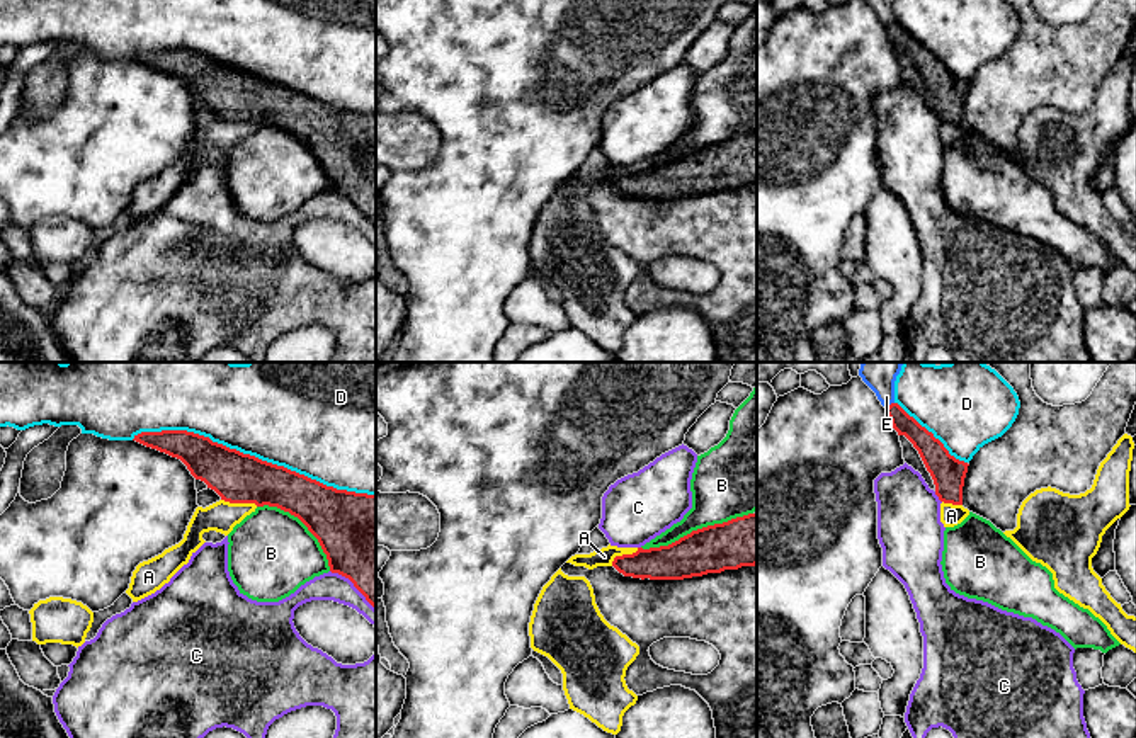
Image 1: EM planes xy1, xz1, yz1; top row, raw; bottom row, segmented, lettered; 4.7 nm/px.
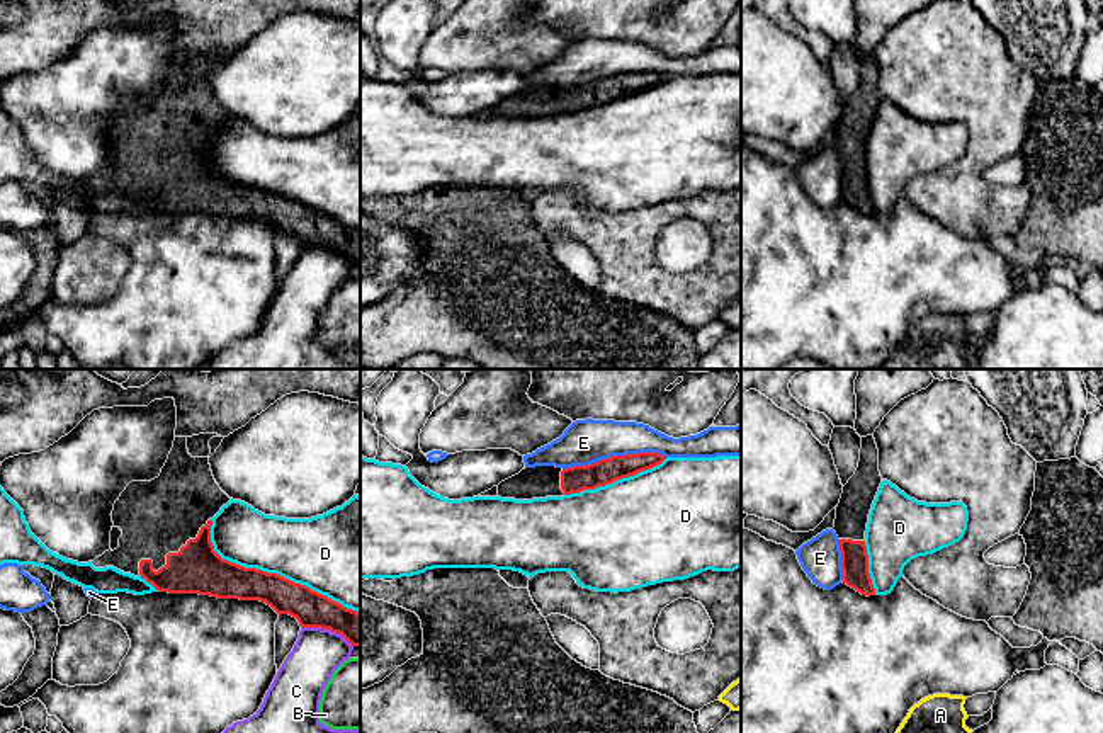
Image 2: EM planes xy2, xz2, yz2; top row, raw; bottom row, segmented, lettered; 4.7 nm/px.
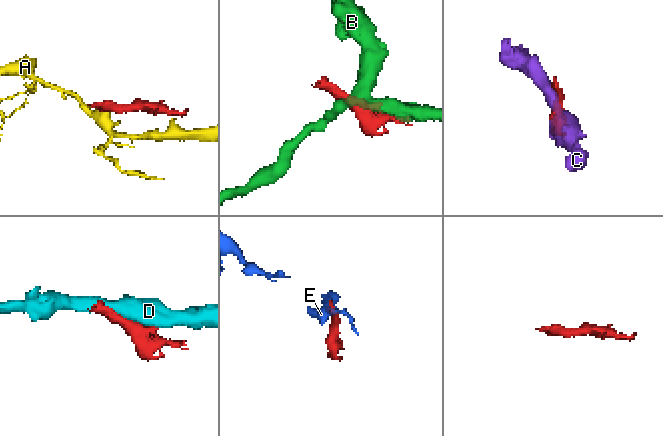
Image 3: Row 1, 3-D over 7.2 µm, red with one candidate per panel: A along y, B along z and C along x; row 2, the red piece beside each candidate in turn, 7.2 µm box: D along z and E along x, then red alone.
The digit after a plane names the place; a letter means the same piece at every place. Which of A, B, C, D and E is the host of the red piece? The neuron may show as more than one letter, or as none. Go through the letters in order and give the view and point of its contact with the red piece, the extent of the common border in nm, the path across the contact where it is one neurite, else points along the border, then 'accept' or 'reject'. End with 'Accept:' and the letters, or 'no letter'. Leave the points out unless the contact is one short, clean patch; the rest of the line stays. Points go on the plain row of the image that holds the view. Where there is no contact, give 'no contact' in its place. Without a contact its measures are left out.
A: contact xy1 (240, 121); length 180 nm; border xy1 (221, 118), (257, 124); reject
B: contact xz1 (698, 148); length 550 nm; reject
C: contact xy2 (327, 247); length 260 nm; reject
D: contact xy1 (254, 75); length 1200 nm; reject
E: contact xz2 (614, 75); length 500 nm; reject
Accept: no letter

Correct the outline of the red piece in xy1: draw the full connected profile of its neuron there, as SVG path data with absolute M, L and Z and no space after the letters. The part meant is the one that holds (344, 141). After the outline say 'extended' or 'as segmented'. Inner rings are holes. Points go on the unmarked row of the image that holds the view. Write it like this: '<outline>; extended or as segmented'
M187 49L141 51L133 60L180 78L196 99L204 100L224 121L277 126L298 136L318 158L330 190L349 197L376 228L376 114L327 105Z; as segmented

